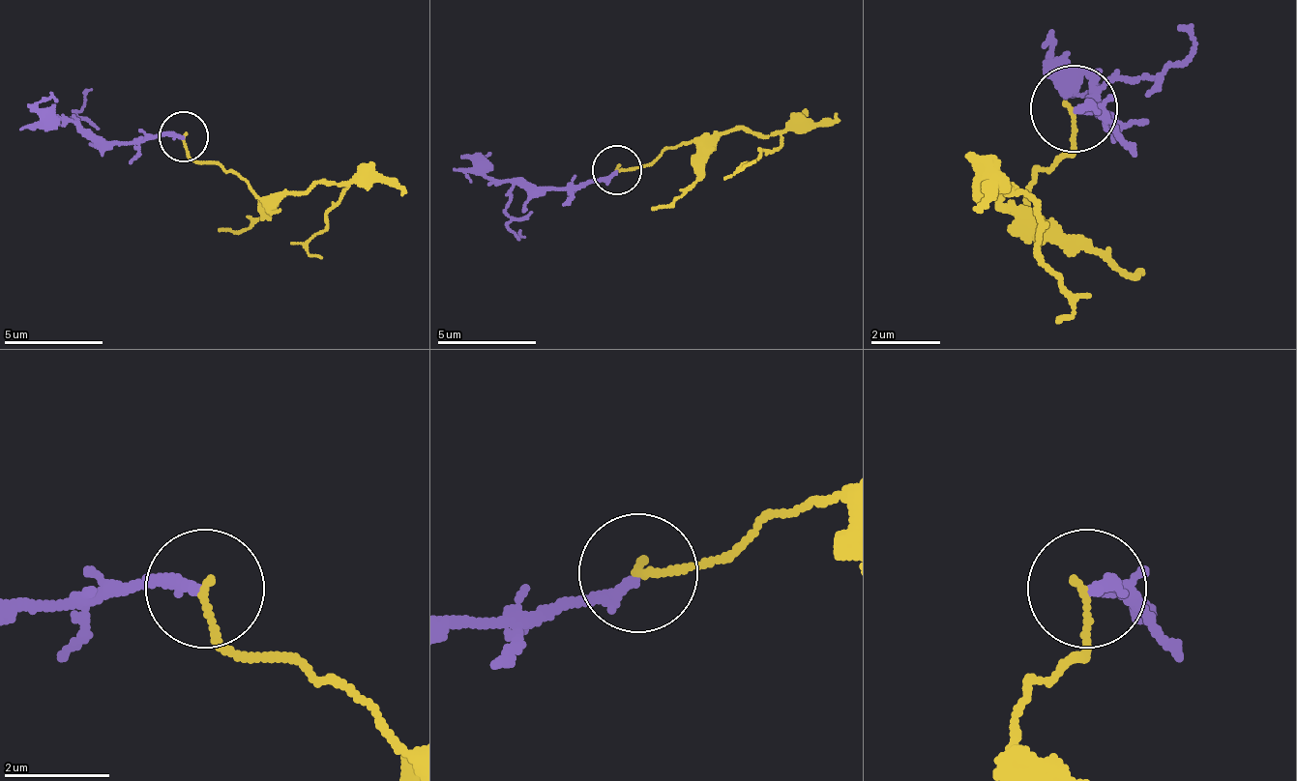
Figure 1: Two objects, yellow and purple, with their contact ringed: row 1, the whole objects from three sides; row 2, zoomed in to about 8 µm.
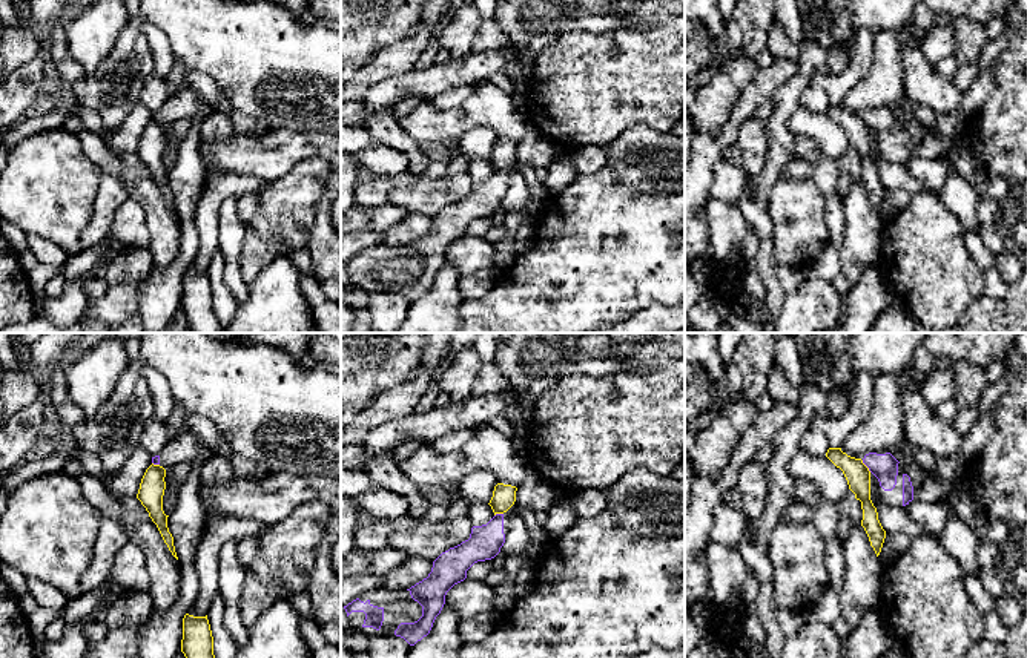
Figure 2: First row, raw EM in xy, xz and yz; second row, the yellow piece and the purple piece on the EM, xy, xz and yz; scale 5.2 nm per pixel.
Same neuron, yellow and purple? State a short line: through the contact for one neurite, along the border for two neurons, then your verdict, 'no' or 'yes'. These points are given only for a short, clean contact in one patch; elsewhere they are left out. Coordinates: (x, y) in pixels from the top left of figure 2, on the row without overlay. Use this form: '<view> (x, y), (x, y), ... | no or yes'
yz (861, 117), (871, 128) | no

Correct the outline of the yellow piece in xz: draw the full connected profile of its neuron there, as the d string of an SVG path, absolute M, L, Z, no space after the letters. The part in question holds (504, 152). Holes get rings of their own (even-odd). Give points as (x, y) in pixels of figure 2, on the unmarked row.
M497 140L494 143L493 153L488 160L494 172L507 169L514 161L516 147L517 144L511 141Z

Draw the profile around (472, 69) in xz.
M510 43L502 49L470 52L465 57L451 58L447 63L384 80L368 89L364 107L368 112L393 109L405 95L416 95L430 101L438 94L457 86L477 86L504 71L505 64L516 55L517 49Z

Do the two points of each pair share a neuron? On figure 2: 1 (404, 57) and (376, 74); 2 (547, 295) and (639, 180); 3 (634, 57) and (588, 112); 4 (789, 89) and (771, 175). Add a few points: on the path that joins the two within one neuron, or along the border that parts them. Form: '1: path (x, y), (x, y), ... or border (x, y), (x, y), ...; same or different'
1: path (398, 59), (383, 68); same
2: border (605, 166), (622, 184), (633, 190), (667, 194); different
3: path (620, 71), (593, 98); same
4: path (782, 111), (779, 117), (779, 154); same

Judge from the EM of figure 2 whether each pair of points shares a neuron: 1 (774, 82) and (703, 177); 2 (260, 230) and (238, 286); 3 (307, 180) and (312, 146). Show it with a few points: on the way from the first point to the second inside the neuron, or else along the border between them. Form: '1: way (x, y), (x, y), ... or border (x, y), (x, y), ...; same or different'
1: way (749, 103), (737, 115), (728, 135), (711, 152); same
2: border (243, 238), (240, 272), (249, 286); different
3: border (324, 158), (304, 158), (280, 177); different

